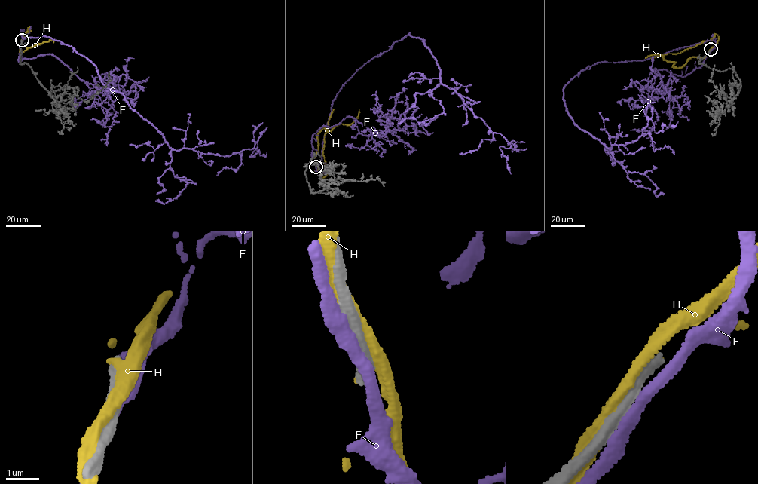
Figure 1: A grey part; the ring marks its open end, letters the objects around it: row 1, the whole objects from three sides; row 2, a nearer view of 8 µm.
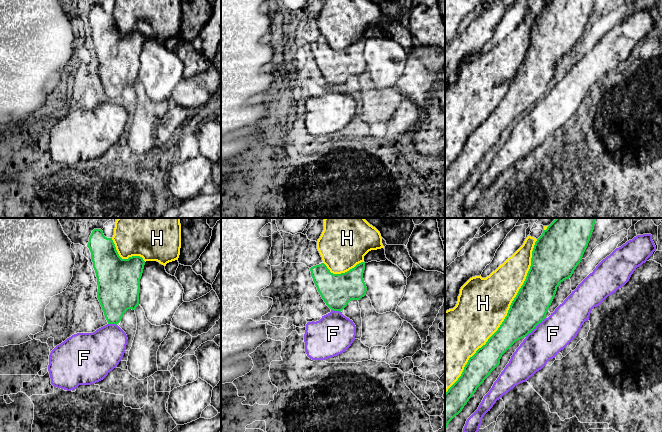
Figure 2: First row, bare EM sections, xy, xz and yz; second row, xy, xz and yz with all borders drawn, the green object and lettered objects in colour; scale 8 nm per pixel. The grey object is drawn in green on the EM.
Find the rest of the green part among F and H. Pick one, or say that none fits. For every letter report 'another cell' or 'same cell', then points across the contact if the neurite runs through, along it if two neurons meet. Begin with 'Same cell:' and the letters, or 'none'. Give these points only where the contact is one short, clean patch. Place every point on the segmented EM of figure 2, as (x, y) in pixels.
Same cell: none
F: another cell | along yz (545, 317), (525, 336)
H: another cell

